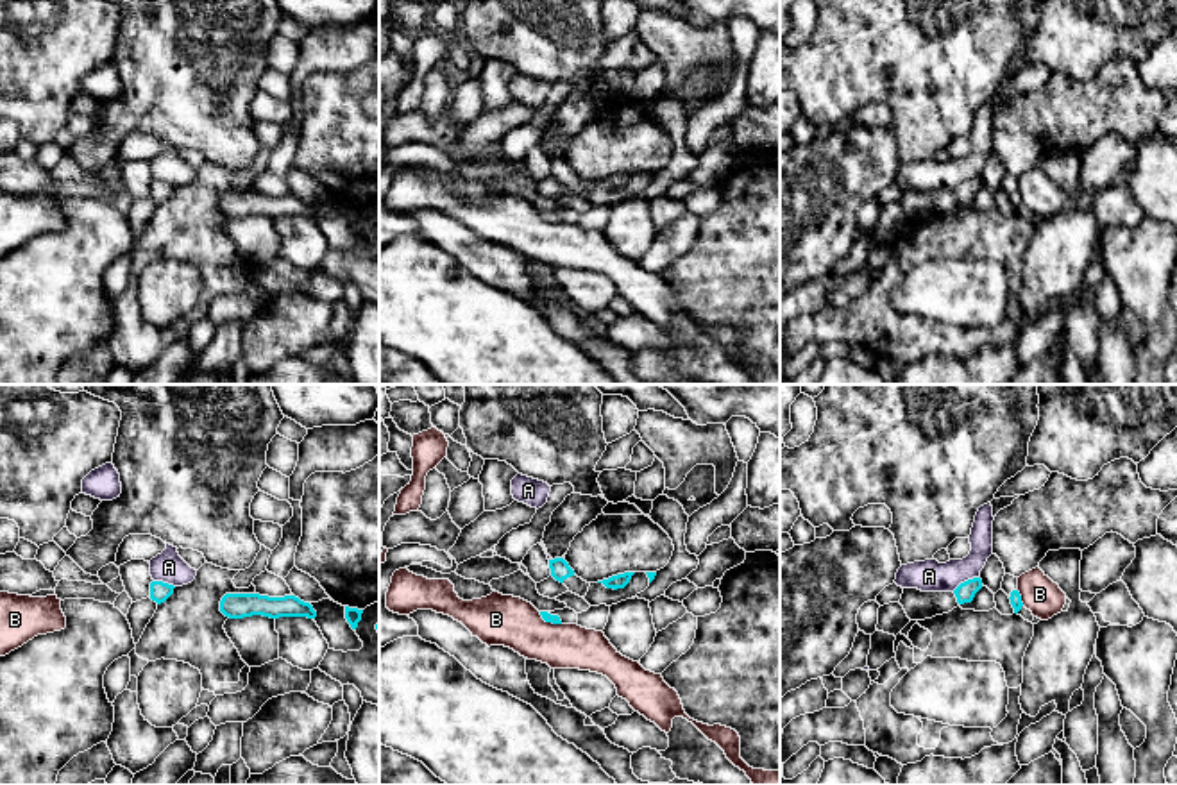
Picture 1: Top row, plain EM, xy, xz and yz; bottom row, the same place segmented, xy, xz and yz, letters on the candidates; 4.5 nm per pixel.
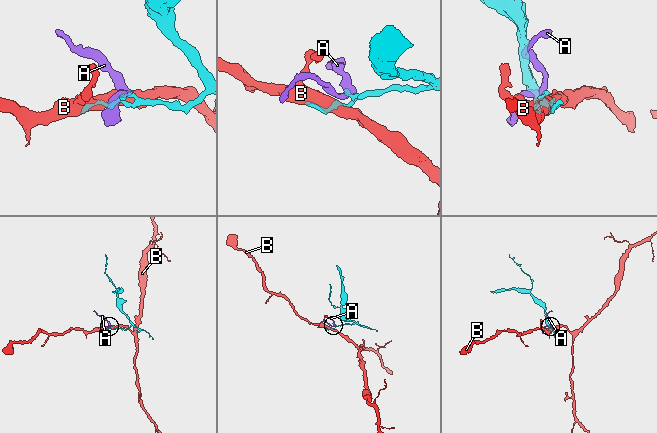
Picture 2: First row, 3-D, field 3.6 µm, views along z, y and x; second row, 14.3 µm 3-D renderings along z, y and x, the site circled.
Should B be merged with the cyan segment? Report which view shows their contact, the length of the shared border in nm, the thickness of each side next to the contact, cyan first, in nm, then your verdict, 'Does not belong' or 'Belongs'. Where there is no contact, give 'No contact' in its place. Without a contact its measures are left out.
Touches cyan in yz. Shared border 80 nm. Thickness 50 nm (cyan) against 170 nm. Does not belong

